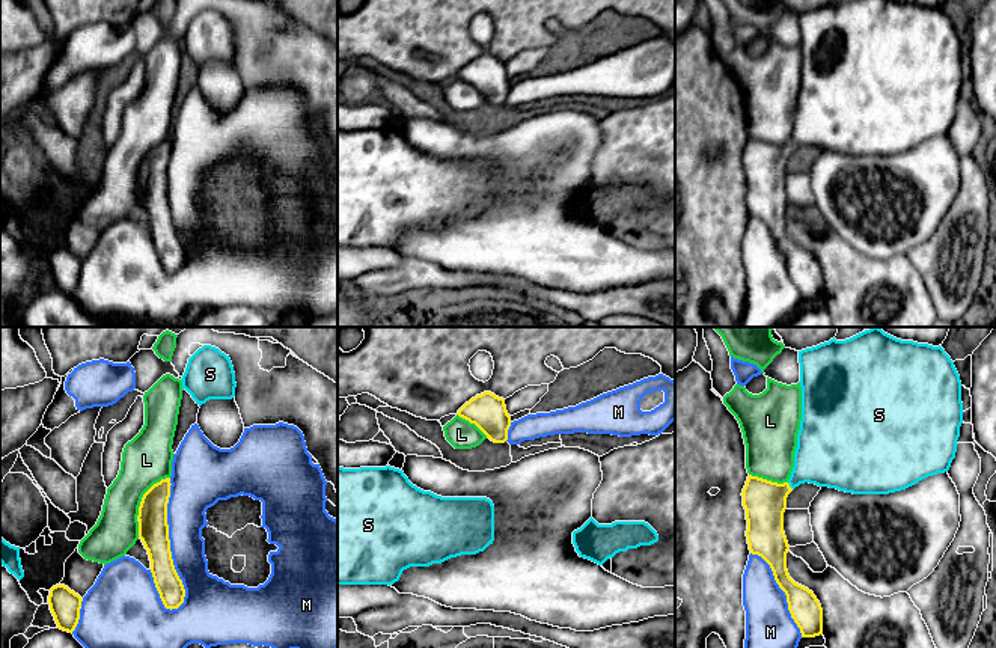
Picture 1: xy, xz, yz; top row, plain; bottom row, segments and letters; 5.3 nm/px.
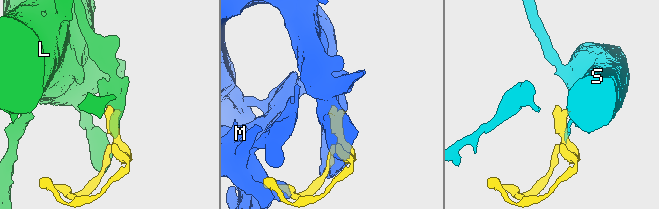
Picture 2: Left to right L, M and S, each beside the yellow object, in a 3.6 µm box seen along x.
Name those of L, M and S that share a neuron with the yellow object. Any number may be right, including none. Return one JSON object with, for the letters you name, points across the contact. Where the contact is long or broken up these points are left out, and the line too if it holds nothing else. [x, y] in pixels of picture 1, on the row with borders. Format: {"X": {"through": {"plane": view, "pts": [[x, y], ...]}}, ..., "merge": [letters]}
{"S": {"through": {"plane": "yz", "pts": [[764, 501], [788, 486], [824, 455]]}}, "merge": ["S"]}

